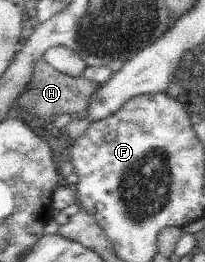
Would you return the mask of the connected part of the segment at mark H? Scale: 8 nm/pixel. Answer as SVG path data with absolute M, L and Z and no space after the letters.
M43 57L32 67L32 75L30 83L24 87L22 95L18 96L16 102L16 114L23 117L26 121L29 119L45 119L58 117L60 115L69 114L80 119L88 117L88 101L92 99L92 95L99 88L98 83L94 83L86 77L72 77L64 73L60 73L48 65Z

